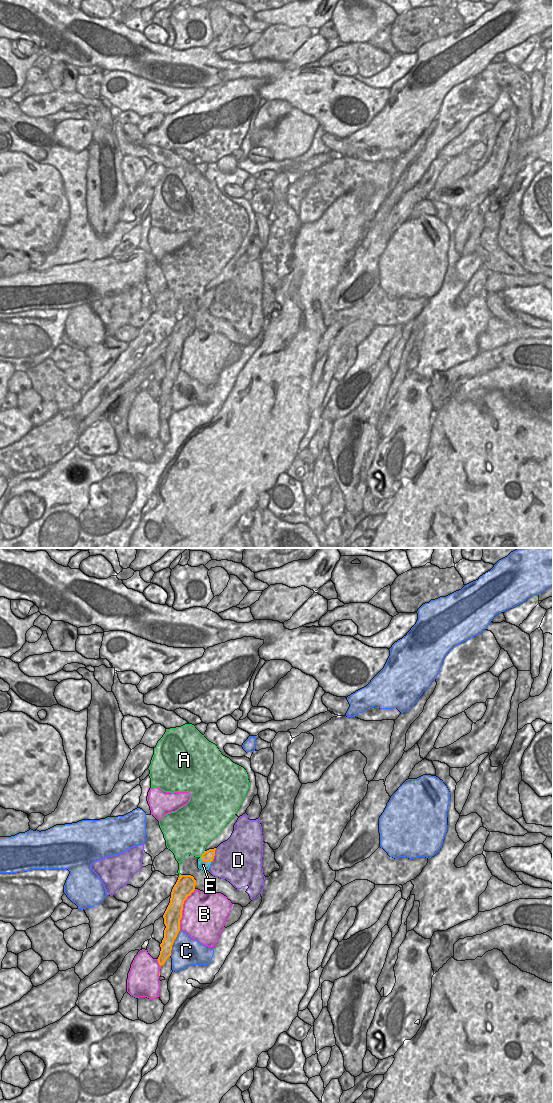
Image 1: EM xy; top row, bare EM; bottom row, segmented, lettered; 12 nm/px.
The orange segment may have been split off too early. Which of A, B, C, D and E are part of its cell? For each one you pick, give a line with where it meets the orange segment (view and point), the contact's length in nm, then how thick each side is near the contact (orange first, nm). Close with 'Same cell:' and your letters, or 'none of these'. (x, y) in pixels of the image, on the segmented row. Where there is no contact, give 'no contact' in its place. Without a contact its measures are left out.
Same cell: none of these

